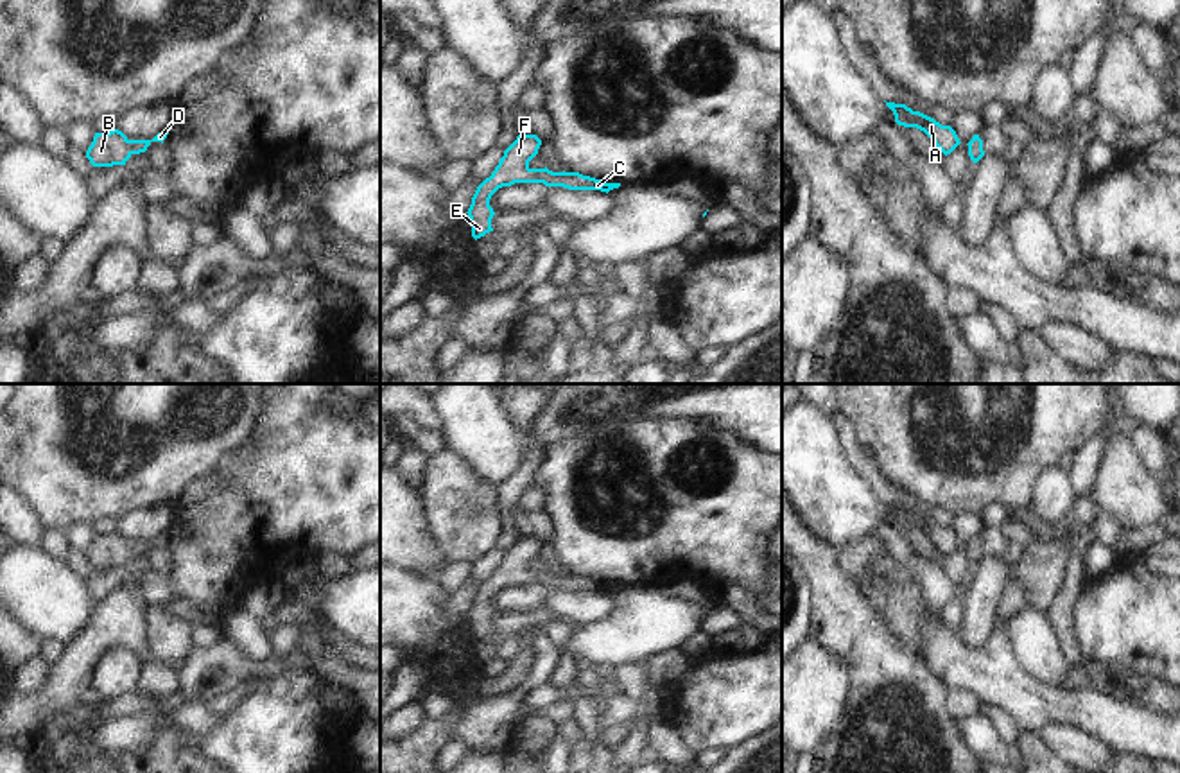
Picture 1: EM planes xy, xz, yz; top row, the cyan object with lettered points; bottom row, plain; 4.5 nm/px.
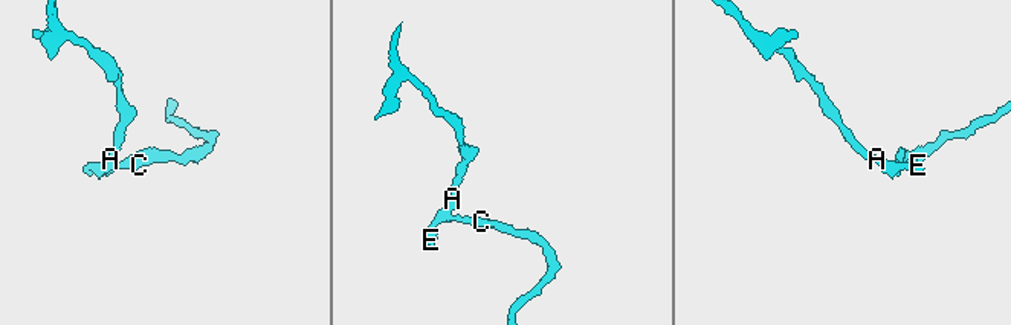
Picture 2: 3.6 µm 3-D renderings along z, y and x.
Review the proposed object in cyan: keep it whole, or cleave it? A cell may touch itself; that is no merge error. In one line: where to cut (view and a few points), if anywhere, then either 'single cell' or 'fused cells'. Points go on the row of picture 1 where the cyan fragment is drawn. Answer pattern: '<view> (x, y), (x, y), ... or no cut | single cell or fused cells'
no cut | single cell

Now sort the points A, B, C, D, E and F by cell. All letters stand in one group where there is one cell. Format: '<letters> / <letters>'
A B C D E F

